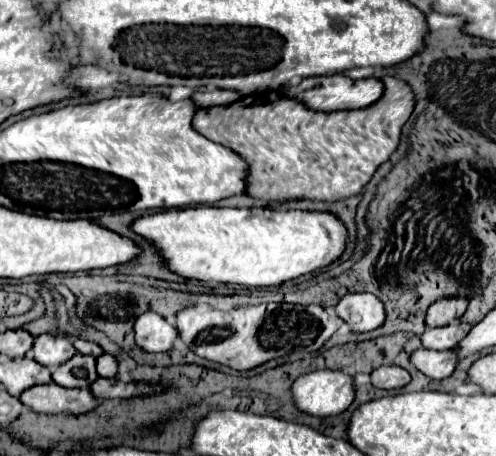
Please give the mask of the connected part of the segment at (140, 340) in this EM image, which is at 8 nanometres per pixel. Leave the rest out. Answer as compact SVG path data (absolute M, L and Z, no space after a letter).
M144 312L134 320L134 340L140 348L144 348L146 352L168 352L174 344L174 338L178 336L176 326L168 324L162 316L158 316L156 312Z

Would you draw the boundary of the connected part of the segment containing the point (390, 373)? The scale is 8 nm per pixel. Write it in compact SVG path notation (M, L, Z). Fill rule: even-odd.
M380 366L372 372L372 384L376 388L394 390L406 386L408 382L410 382L410 374L400 366Z

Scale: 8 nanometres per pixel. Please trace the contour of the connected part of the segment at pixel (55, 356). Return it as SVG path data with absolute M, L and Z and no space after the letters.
M42 334L36 338L34 348L32 348L34 360L48 366L48 368L58 368L66 360L70 360L76 354L76 348L66 336L60 334Z

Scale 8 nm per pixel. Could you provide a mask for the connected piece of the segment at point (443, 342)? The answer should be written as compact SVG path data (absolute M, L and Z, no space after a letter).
M458 322L458 324L446 324L438 328L426 328L426 332L420 336L424 348L432 350L446 350L454 348L470 330L472 326L468 322Z

